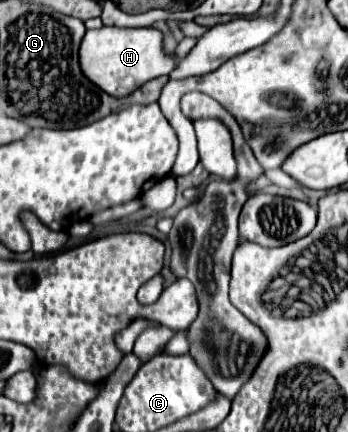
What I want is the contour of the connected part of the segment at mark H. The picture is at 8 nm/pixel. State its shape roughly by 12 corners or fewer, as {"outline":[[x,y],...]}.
{"outline":[[100,27],[80,69],[112,97],[168,75],[174,55],[152,27]]}

